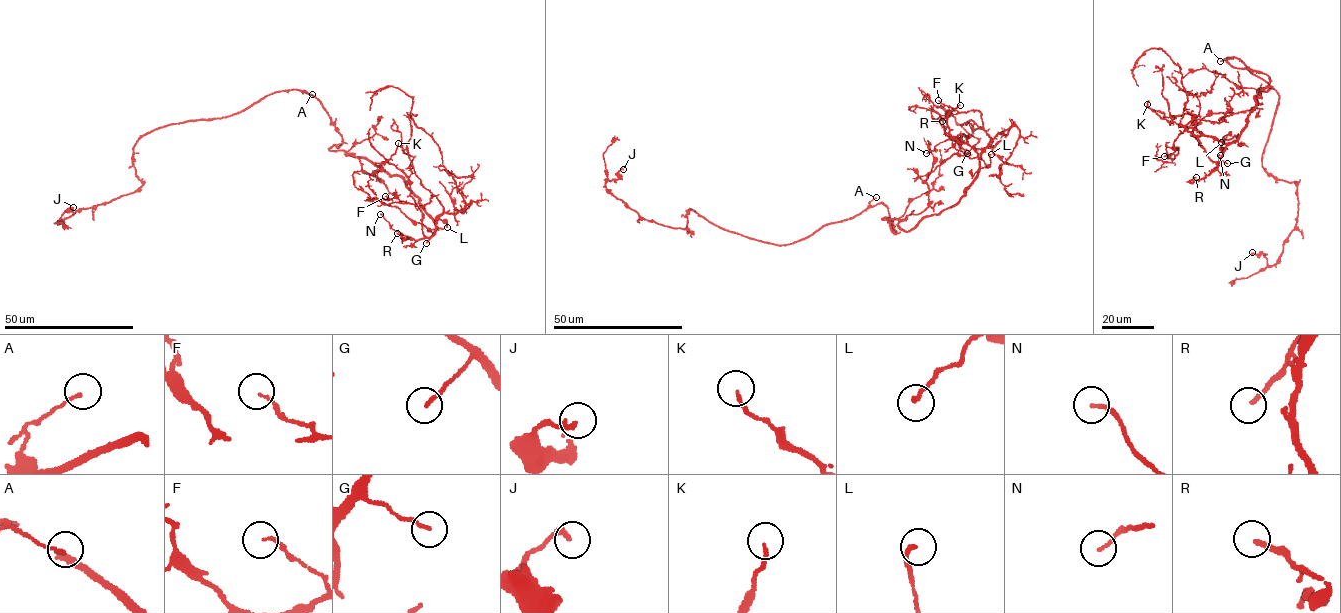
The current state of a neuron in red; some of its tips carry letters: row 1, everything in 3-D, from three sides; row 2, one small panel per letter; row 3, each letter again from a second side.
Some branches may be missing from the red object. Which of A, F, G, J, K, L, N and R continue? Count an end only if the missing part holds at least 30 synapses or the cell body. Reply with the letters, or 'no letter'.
R

